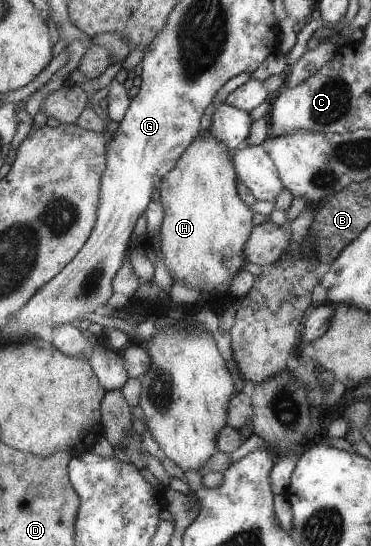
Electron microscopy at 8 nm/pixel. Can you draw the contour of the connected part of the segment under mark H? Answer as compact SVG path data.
M211 133L205 138L199 136L181 157L177 167L166 175L158 187L165 207L165 218L161 225L161 257L174 283L193 289L201 296L196 303L189 305L193 310L210 307L216 303L222 306L232 301L234 297L231 295L231 288L234 278L242 271L247 261L245 247L253 235L254 213L238 191L238 175L231 151Z

